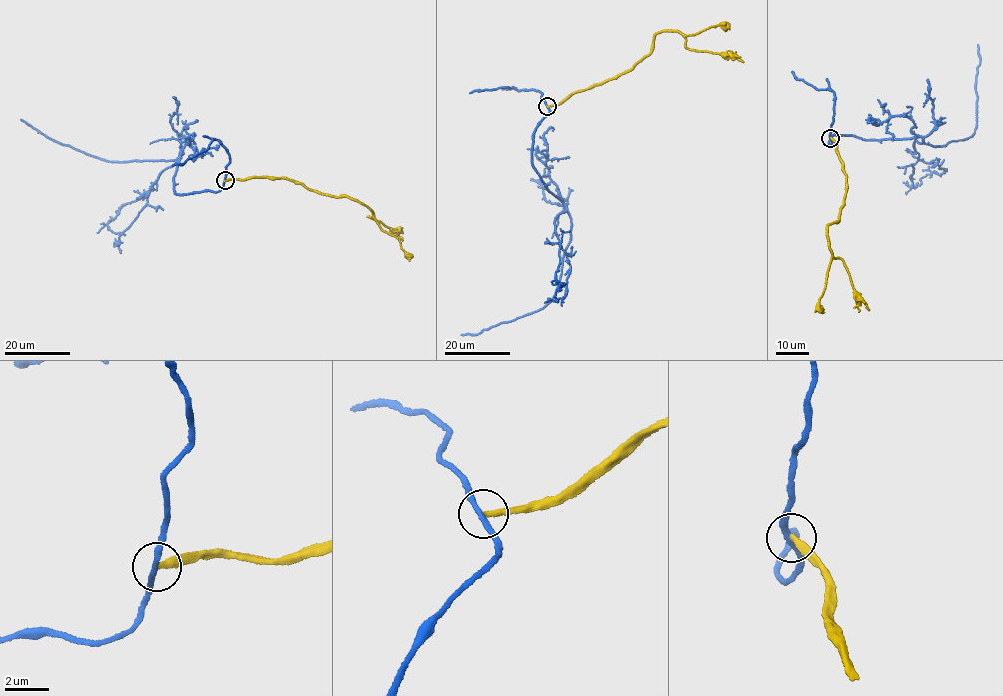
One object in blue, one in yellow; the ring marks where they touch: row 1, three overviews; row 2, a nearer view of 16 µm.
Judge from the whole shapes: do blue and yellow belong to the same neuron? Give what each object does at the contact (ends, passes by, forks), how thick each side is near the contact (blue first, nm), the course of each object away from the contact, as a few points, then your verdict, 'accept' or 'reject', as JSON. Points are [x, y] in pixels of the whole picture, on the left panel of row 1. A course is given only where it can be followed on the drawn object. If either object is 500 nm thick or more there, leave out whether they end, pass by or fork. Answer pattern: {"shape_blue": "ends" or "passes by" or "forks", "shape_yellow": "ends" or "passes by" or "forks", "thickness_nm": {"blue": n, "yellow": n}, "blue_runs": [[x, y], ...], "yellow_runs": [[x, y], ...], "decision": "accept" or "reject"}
{"shape_blue": "passes by", "shape_yellow": "ends", "thickness_nm": {"blue": 260, "yellow": 280}, "blue_runs": [[224, 180], [214, 192], [179, 194], [173, 184], [180, 155], [177, 160], [106, 160], [50, 139], [20, 119]], "yellow_runs": [[225, 180], [265, 175], [301, 182], [309, 188], [361, 203], [371, 211], [372, 216], [368, 216], [402, 233]], "decision": "reject"}

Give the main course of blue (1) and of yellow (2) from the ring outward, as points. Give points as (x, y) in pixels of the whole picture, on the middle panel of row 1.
1: (547, 106), (550, 111), (535, 131), (533, 167), (565, 204), (571, 222), (556, 291), (536, 311), (461, 335)
2: (547, 106), (627, 71), (647, 56), (654, 37), (663, 31), (679, 32), (688, 48), (724, 54), (743, 62)

